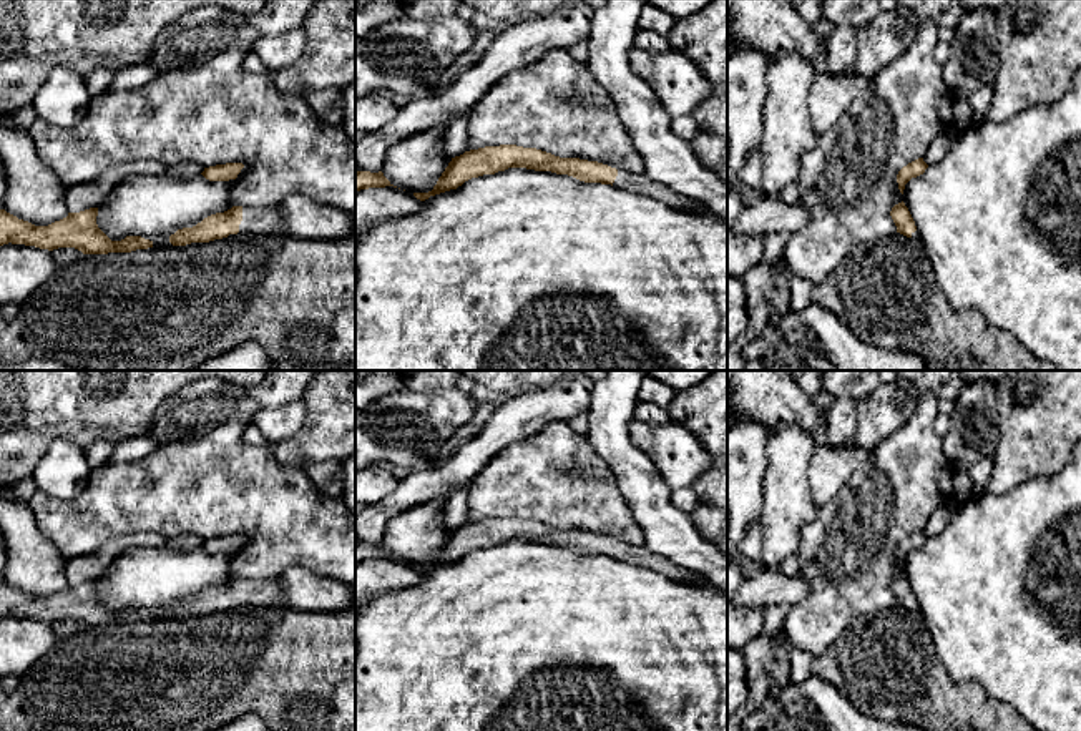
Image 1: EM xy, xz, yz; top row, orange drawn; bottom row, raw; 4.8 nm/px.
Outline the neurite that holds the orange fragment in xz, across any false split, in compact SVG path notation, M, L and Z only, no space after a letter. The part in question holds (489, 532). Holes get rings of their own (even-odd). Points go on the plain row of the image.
M516 517L485 518L465 523L463 527L452 530L432 563L413 565L413 568L425 573L430 568L457 562L472 550L495 547L508 540L551 543L573 548L585 555L611 557L614 560L644 567L684 585L692 585L694 578L692 572L664 557L651 553L646 545L634 547L619 538L608 538L580 530L560 530L536 520L523 520Z

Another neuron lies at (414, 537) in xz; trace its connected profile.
M447 497L433 498L405 510L385 528L382 545L390 557L408 565L428 565L445 543L445 528L438 520Z

